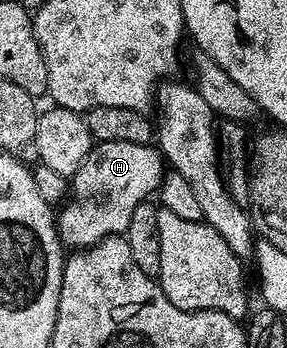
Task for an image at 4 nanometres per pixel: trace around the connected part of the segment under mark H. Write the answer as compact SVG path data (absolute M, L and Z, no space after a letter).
M105 141L95 143L91 152L81 161L74 175L69 179L69 194L57 211L59 241L64 248L82 249L99 242L106 235L123 235L129 225L129 217L133 217L133 209L137 205L148 202L163 184L165 160L158 146L146 143L133 145L133 141Z

